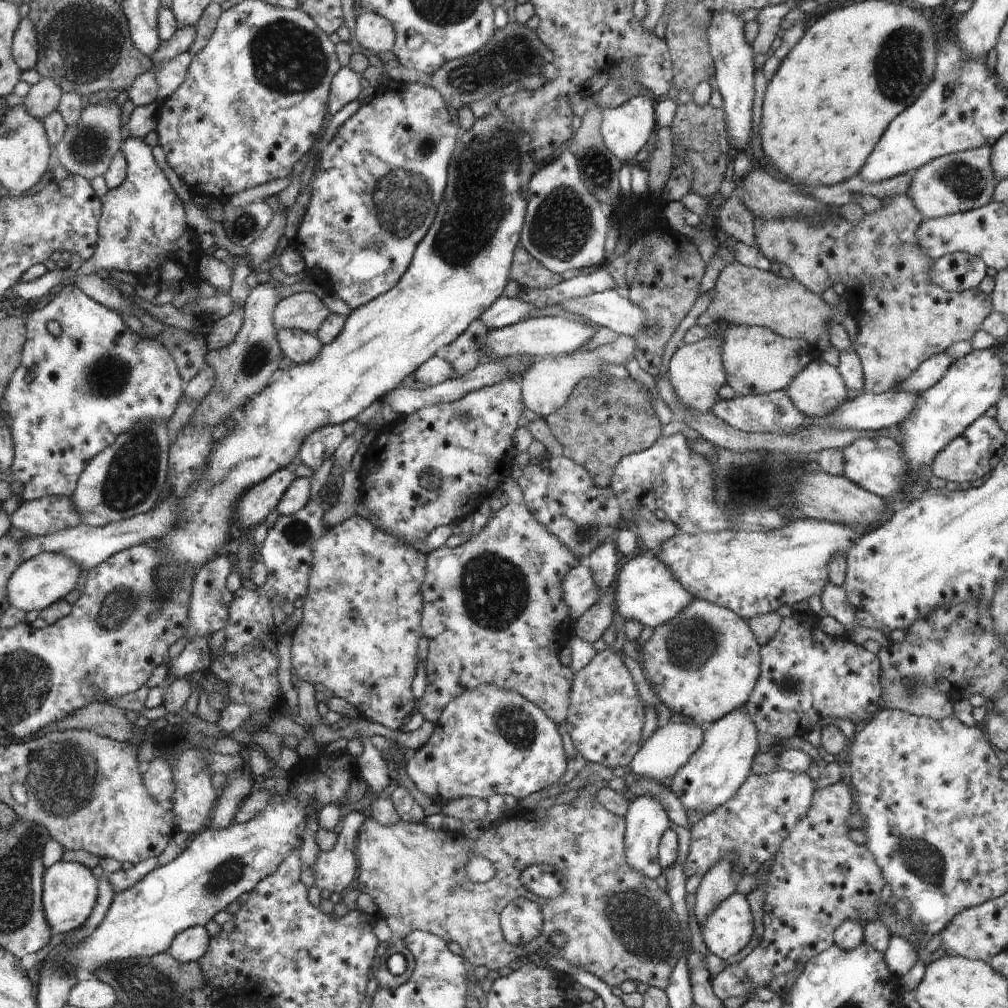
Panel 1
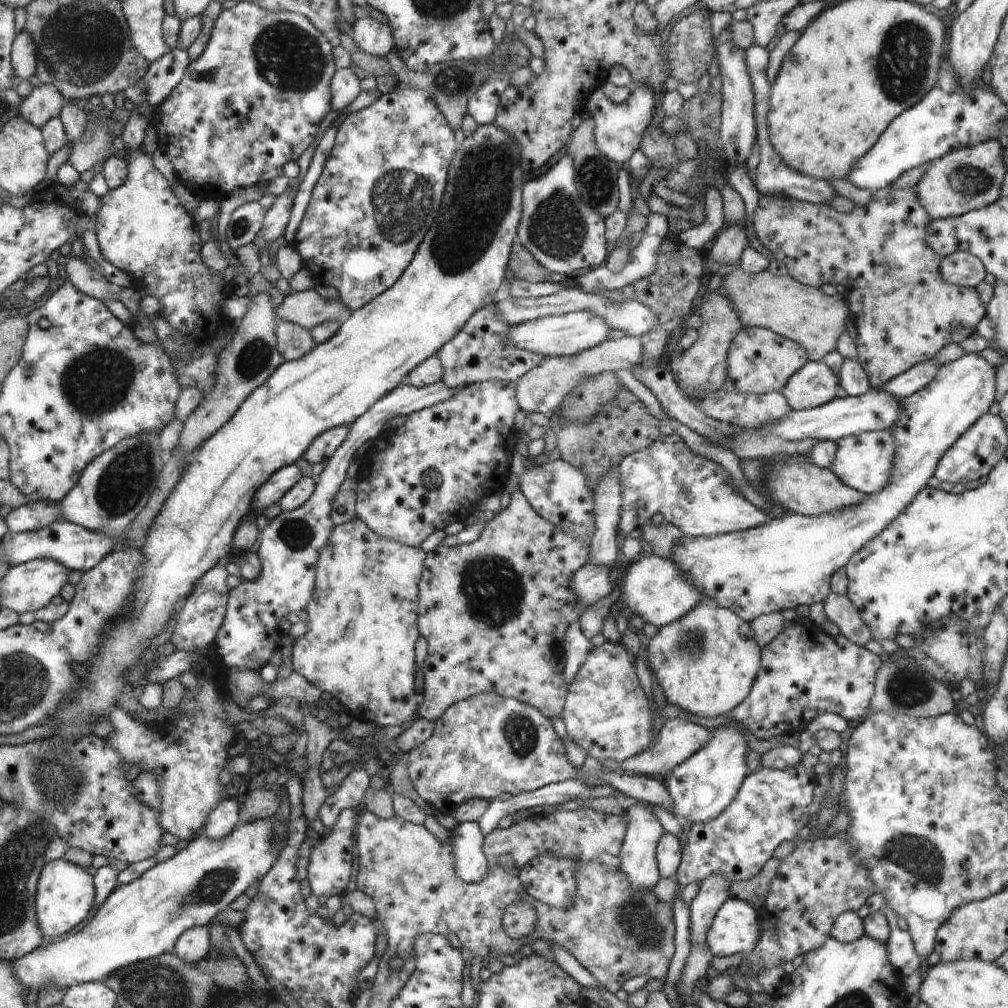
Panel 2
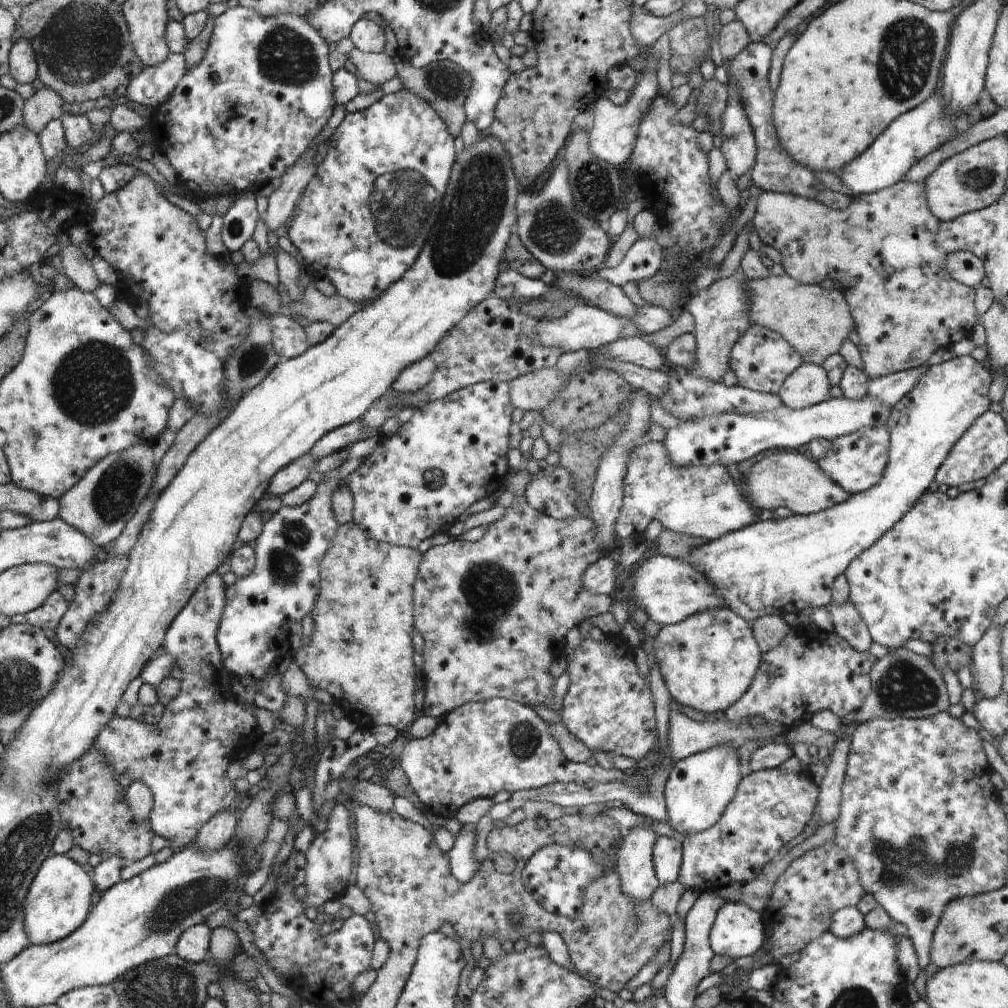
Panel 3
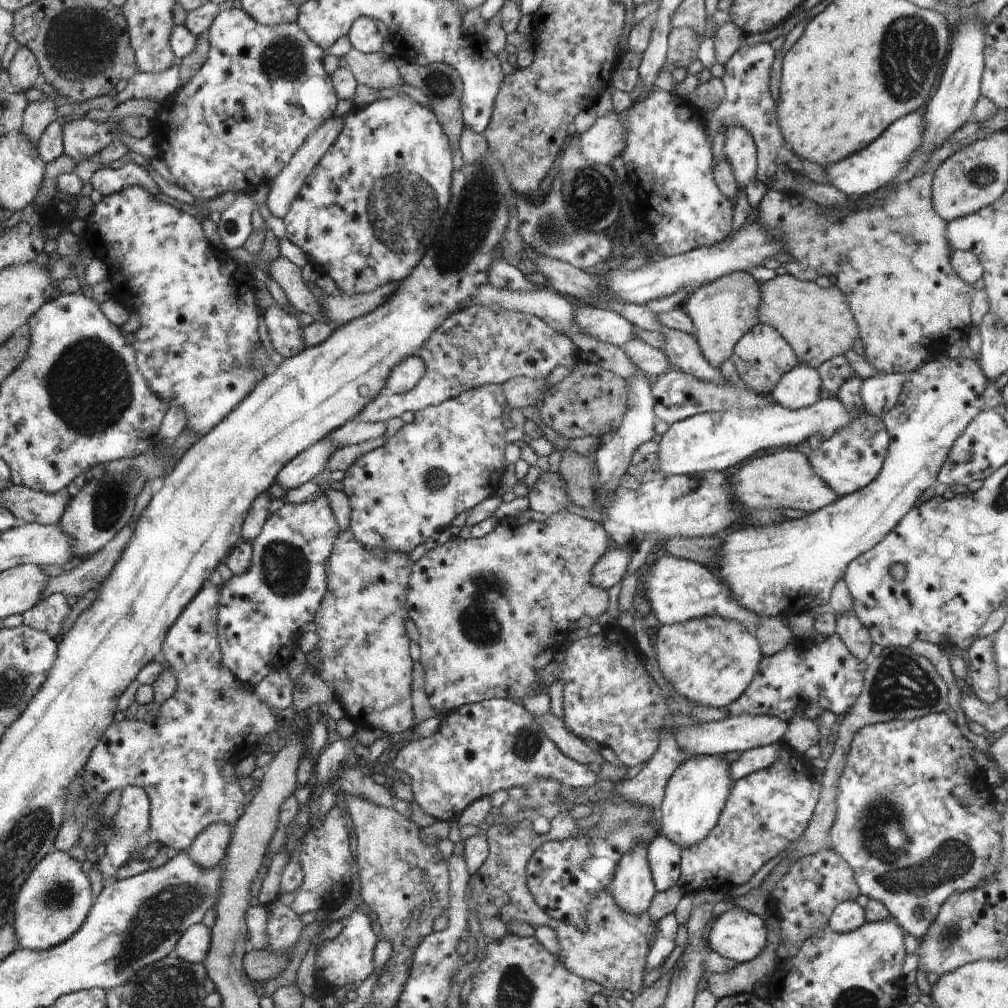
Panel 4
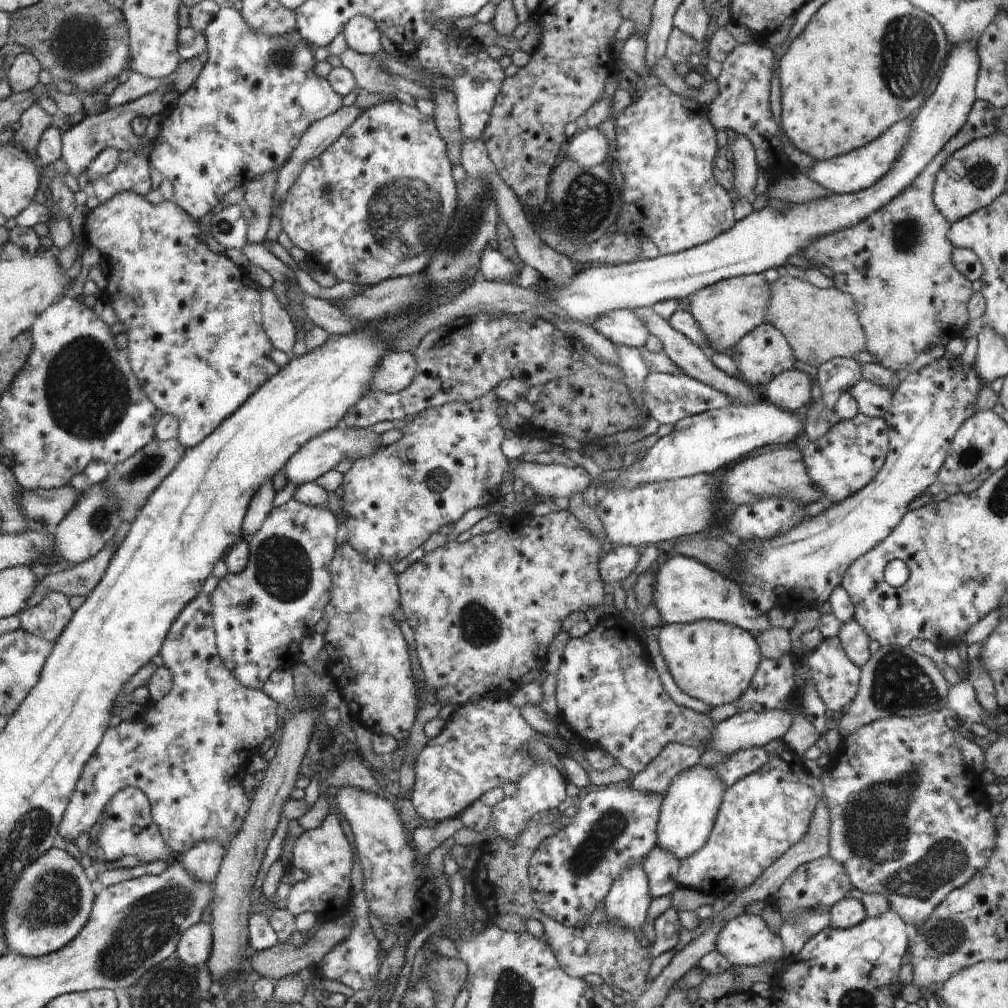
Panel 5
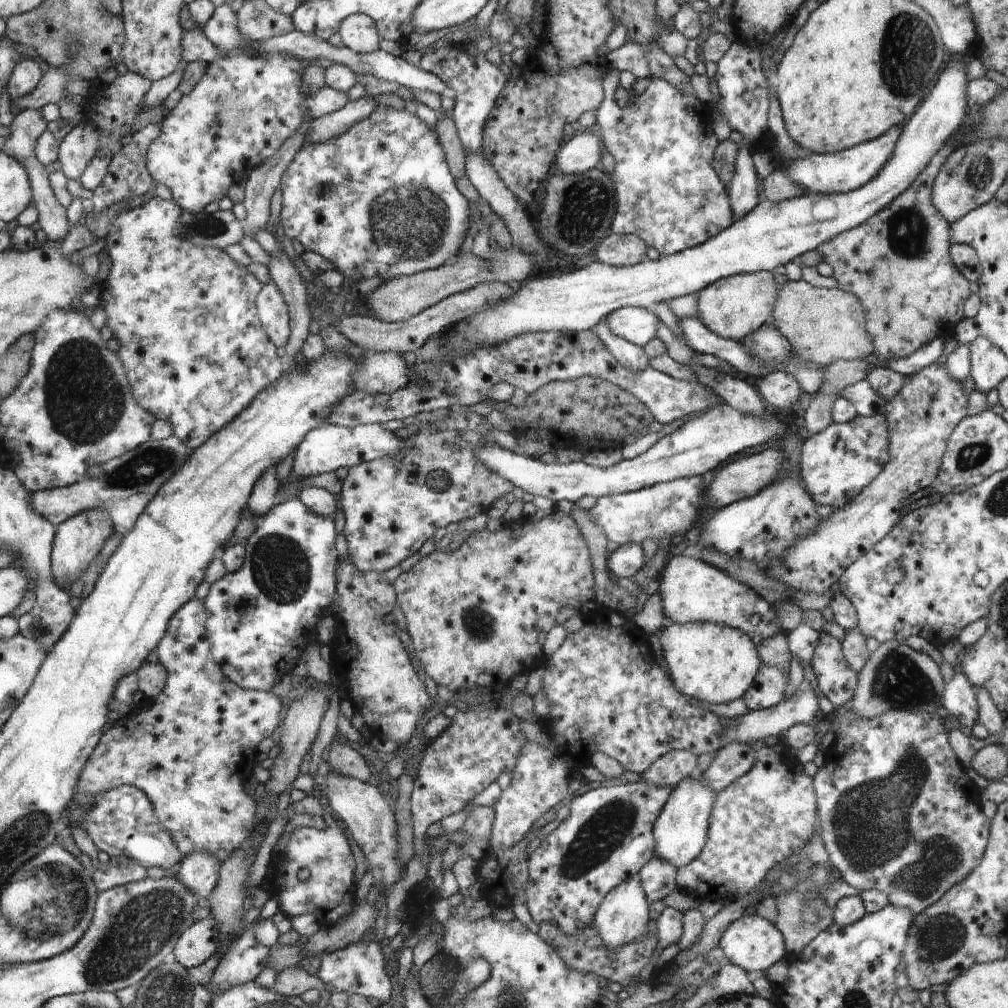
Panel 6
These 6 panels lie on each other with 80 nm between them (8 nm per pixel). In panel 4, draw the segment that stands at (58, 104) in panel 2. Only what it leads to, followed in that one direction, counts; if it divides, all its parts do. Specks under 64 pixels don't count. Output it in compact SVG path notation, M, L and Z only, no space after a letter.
M45 95L45 99L29 104L24 116L24 130L34 142L40 142L49 126L58 120L58 106L54 97Z

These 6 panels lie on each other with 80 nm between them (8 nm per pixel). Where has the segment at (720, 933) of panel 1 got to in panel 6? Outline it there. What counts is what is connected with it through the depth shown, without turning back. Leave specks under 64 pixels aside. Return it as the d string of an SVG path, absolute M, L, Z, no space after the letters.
M743 915L728 925L719 942L728 962L743 968L751 975L765 974L773 964L787 956L787 946L781 931L760 915Z

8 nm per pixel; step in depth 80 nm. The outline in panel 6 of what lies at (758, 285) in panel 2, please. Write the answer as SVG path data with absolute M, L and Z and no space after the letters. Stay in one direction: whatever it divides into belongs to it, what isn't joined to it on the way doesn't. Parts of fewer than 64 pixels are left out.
M786 281L781 284L780 296L777 298L776 308L773 310L774 324L793 347L793 354L802 361L816 364L824 368L832 365L834 361L862 359L869 355L872 357L873 338L869 335L864 322L864 308L856 295L840 290L838 287L825 289L813 287L810 283L799 281Z

